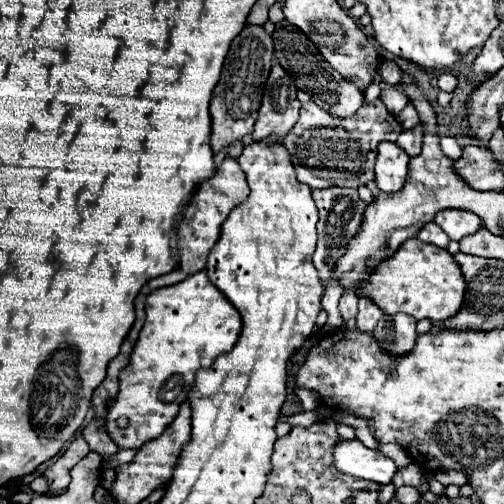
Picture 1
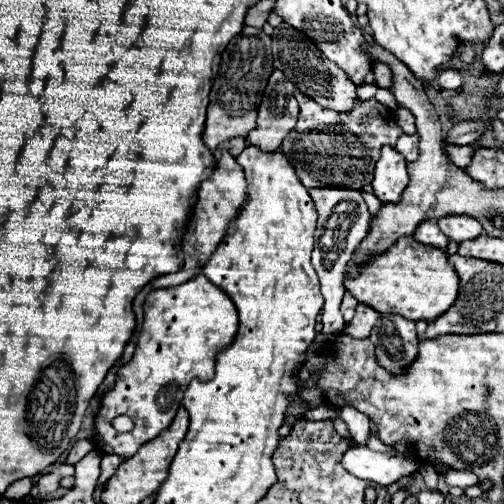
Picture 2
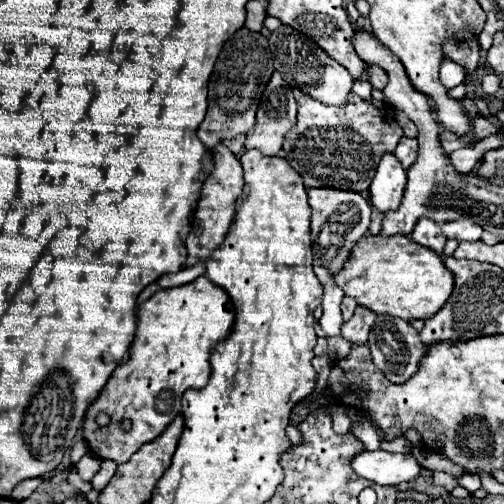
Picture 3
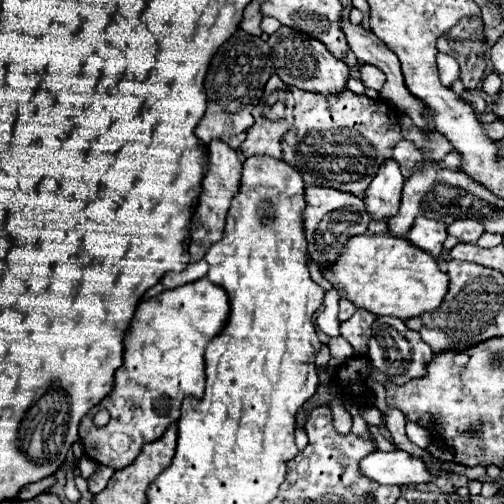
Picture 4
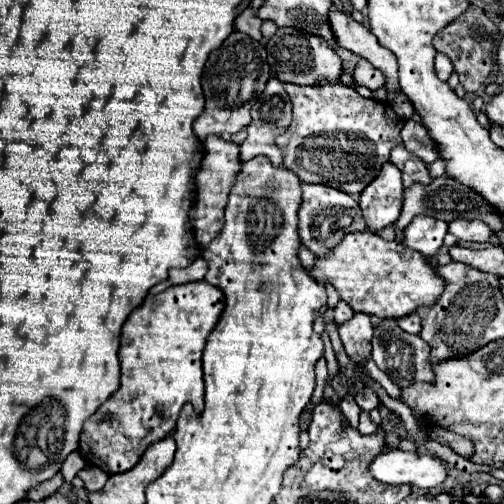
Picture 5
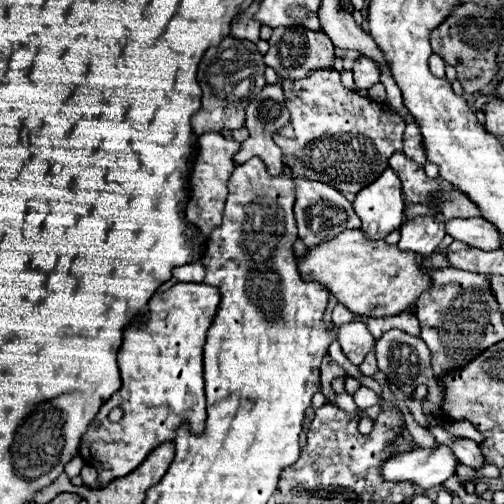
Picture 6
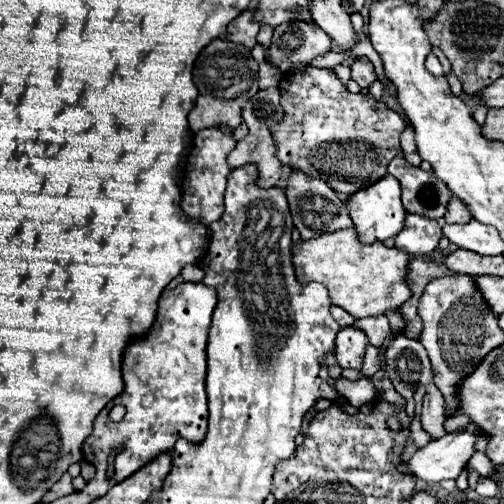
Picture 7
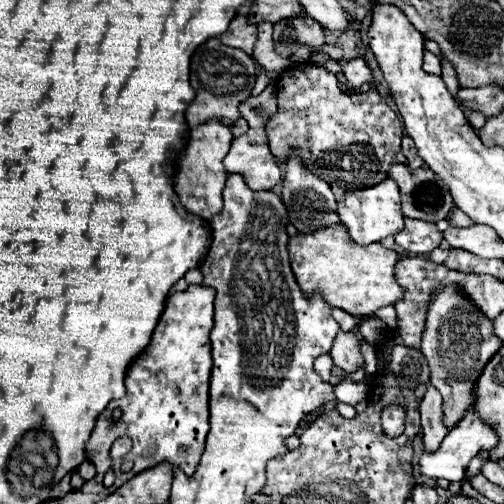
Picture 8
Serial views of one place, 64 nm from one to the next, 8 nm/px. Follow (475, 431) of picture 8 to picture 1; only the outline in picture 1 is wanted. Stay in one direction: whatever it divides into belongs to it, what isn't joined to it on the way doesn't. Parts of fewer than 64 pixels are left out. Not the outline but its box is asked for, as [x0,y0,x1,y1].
[332,438,396,484]

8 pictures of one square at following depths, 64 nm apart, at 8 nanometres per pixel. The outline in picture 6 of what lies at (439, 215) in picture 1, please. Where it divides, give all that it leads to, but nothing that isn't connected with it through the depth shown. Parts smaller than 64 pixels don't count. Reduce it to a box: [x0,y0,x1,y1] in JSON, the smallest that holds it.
[446,218,500,250]

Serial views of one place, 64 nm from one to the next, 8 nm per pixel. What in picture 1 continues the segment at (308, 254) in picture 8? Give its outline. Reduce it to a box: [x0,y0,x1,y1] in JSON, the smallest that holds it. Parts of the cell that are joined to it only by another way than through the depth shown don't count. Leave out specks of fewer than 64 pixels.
[360,238,466,322]

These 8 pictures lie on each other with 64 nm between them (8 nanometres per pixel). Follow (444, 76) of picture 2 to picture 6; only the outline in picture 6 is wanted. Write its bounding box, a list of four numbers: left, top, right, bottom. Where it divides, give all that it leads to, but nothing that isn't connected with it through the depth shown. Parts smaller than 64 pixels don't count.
[430,54,446,78]

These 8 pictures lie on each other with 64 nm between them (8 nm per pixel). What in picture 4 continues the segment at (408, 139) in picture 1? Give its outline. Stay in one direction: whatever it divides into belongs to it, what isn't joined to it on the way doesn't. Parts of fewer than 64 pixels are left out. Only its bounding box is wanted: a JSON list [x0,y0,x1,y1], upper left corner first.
[392,140,422,178]

